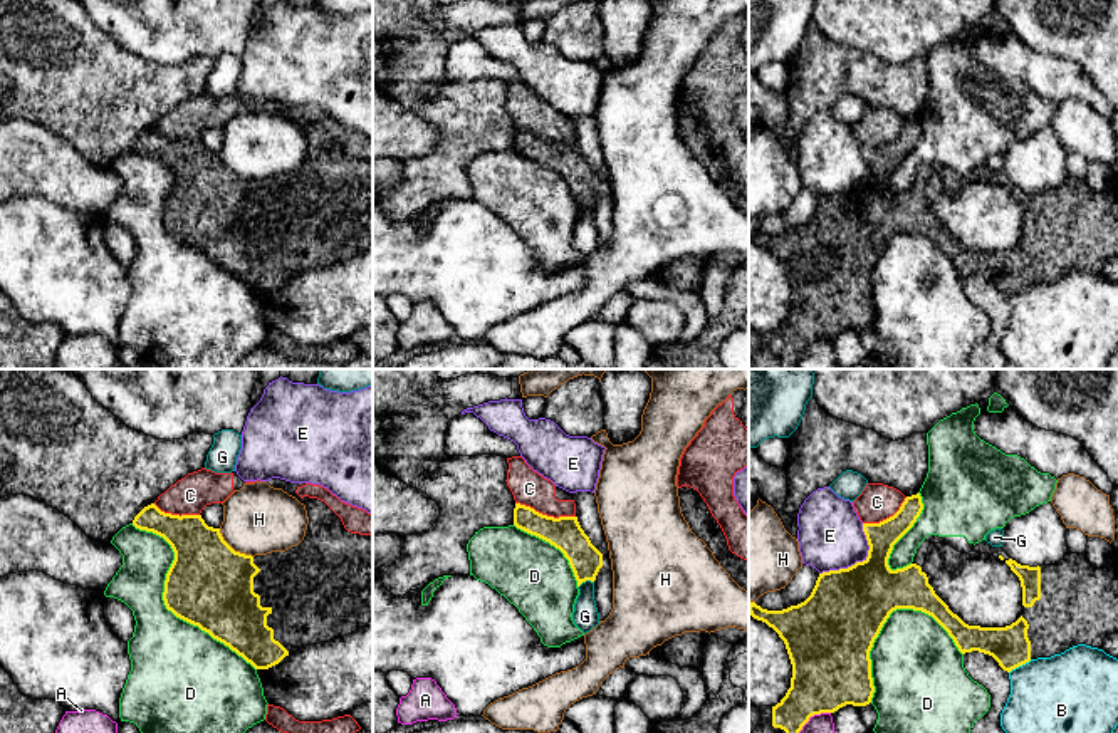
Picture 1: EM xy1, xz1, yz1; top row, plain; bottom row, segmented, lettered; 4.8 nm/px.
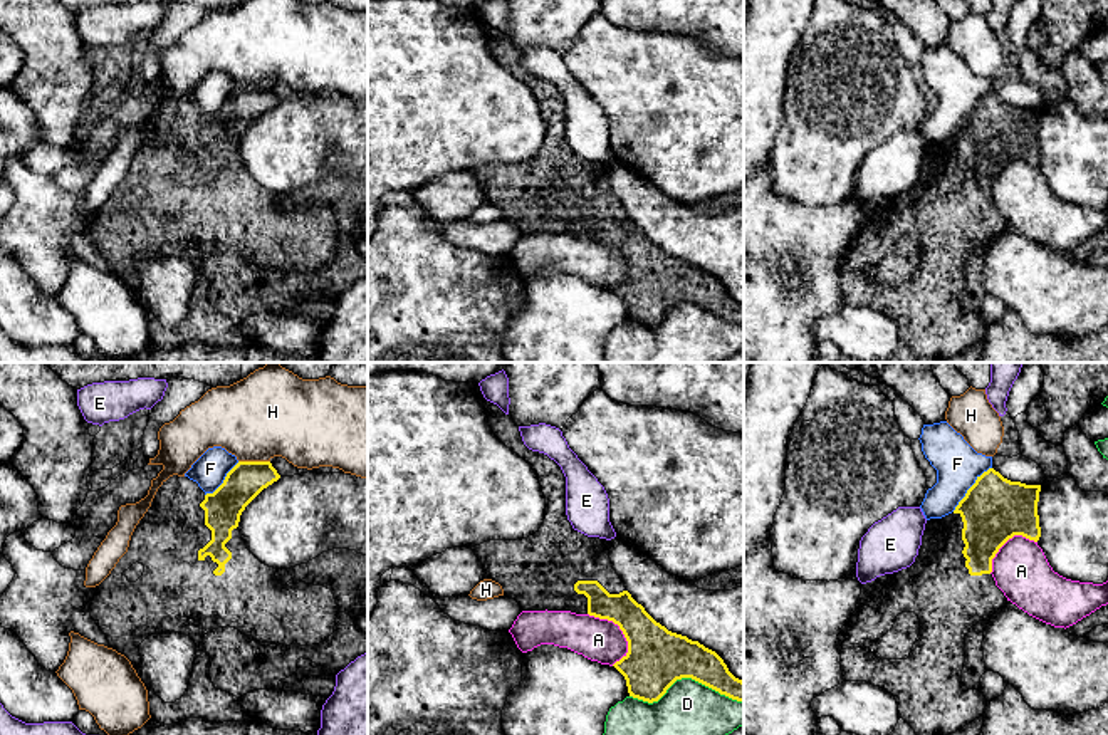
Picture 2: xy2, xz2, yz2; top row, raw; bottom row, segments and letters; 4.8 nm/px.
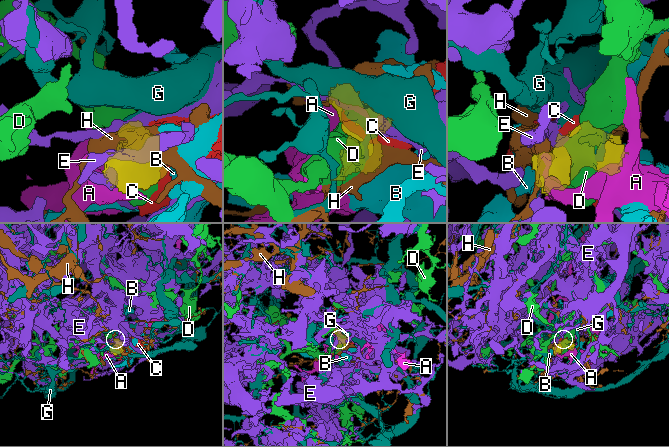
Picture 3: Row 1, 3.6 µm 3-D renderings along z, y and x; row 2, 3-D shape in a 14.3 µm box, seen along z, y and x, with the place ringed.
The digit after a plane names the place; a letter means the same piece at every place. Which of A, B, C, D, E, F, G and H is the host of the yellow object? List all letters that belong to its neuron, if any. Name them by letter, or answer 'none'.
none

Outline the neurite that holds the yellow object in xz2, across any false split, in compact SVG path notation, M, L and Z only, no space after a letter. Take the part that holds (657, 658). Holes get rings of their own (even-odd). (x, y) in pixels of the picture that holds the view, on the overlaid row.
M483 399L483 409L494 435L532 467L546 497L544 525L536 534L517 540L487 540L472 547L483 566L485 579L499 582L504 596L515 599L522 611L571 611L618 624L628 641L628 653L613 666L625 676L633 698L658 701L677 680L692 678L720 695L744 701L744 681L729 671L715 651L668 631L631 597L613 569L611 540L588 537L572 529L566 515L566 477L561 467L547 455L529 450L519 426L497 404Z

